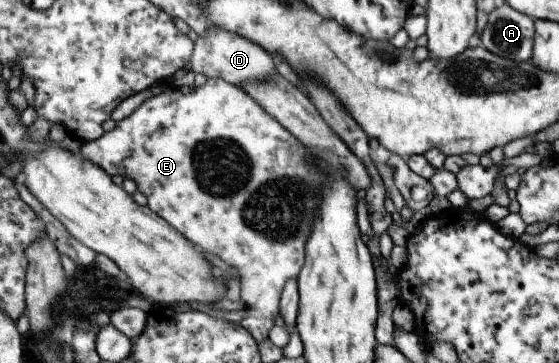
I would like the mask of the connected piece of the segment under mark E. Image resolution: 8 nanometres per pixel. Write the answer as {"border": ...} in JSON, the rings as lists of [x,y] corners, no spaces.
{"border":[[[222,78],[208,79],[206,83],[198,88],[191,87],[188,95],[180,93],[177,88],[165,91],[159,96],[145,101],[138,109],[126,119],[117,122],[117,126],[102,138],[95,142],[82,144],[80,152],[83,156],[98,167],[104,168],[111,176],[120,175],[122,178],[132,179],[137,189],[148,199],[148,207],[158,213],[160,217],[168,220],[178,231],[188,236],[195,244],[199,245],[203,251],[217,255],[228,265],[240,272],[241,277],[241,299],[246,307],[238,311],[227,311],[209,307],[208,305],[188,305],[192,310],[208,313],[218,319],[226,319],[229,322],[239,323],[244,326],[258,343],[262,343],[269,338],[270,330],[275,326],[274,317],[280,315],[281,297],[284,288],[291,279],[298,279],[304,267],[306,259],[306,243],[308,235],[312,233],[315,220],[319,217],[319,209],[323,205],[323,188],[327,185],[329,177],[321,170],[317,159],[311,151],[291,132],[279,119],[276,119],[261,103],[258,103],[242,86],[231,84]]]}

